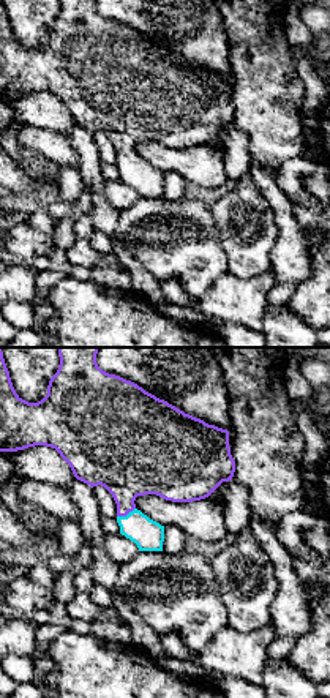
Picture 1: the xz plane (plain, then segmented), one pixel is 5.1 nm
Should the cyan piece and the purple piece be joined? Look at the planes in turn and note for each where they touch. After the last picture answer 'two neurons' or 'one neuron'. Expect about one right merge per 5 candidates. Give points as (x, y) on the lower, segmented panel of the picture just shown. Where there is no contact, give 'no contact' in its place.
contact (127, 515)

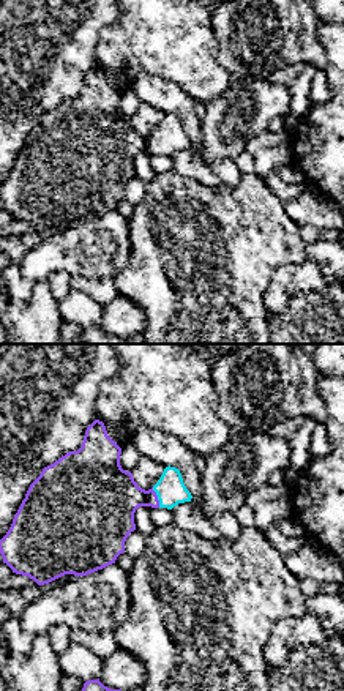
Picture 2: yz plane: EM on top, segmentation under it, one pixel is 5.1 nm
contact (158, 497)

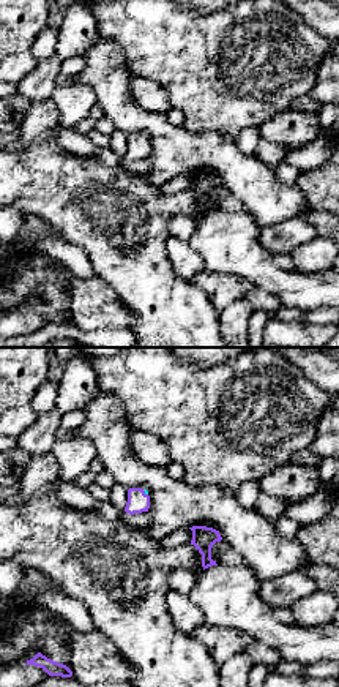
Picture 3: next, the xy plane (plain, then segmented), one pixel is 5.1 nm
contact (145, 493)

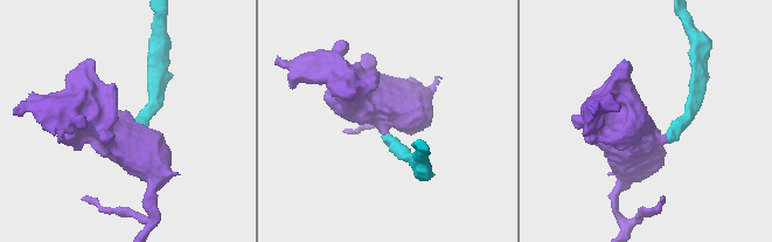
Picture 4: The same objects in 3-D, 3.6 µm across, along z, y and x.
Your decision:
one neuron

